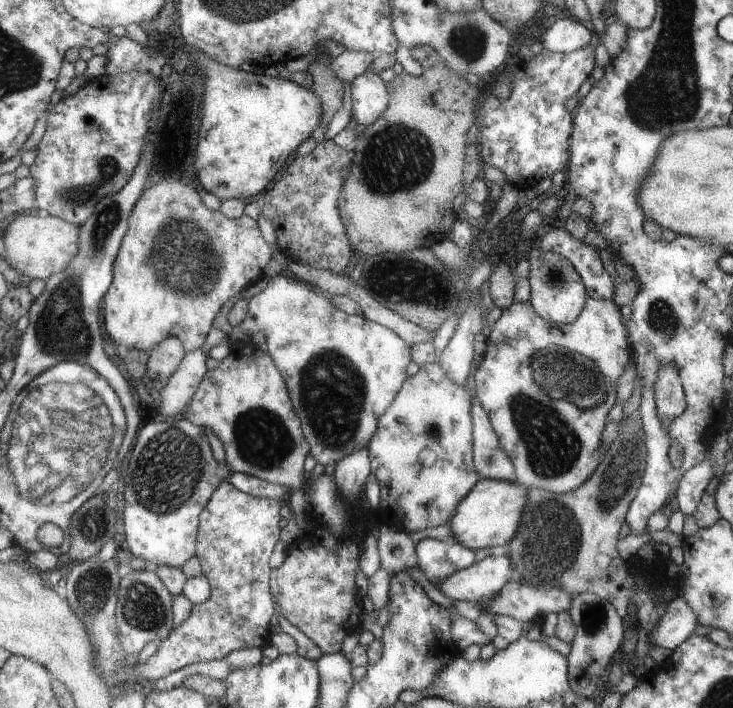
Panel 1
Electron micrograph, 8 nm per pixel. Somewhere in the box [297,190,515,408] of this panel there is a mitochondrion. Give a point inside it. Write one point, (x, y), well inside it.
(399, 282)

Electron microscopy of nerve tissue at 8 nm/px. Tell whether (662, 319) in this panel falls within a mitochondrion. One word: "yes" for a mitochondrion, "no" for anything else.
yes

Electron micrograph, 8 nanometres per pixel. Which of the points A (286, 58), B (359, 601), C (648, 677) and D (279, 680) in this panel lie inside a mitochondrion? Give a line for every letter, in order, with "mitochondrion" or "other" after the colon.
A: other
B: other
C: other
D: other

